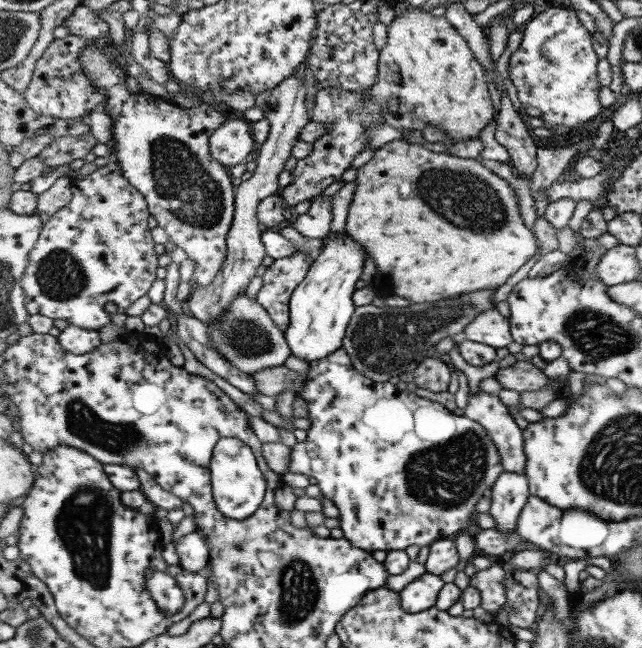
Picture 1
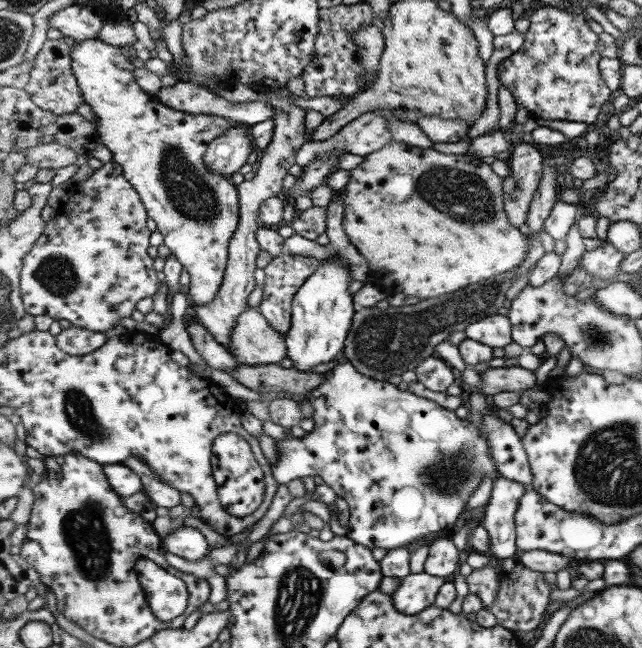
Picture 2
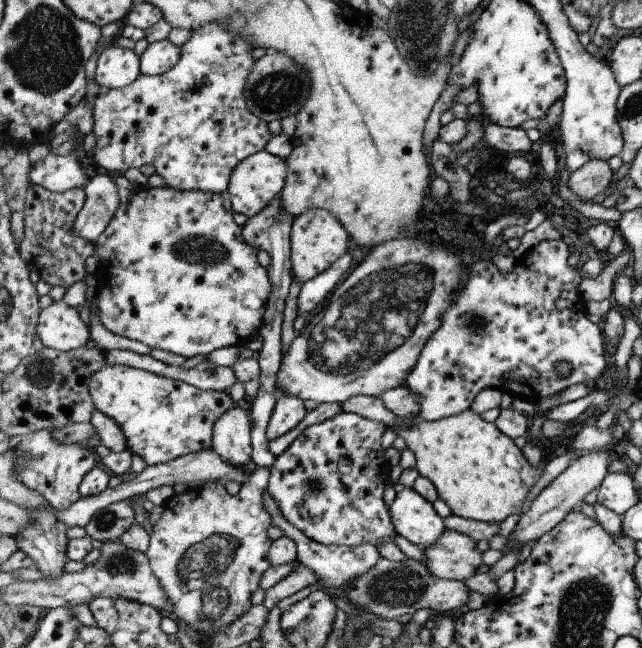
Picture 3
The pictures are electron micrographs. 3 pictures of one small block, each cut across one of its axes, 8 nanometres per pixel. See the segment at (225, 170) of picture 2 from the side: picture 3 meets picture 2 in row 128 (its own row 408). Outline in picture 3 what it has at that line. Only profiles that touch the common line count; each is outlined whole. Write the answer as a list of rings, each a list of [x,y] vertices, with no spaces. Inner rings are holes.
[[[235,406],[227,410],[225,416],[219,418],[215,424],[213,434],[214,447],[222,460],[233,464],[233,466],[243,466],[251,470],[253,468],[253,446],[252,446],[252,418],[249,412],[241,406]]]

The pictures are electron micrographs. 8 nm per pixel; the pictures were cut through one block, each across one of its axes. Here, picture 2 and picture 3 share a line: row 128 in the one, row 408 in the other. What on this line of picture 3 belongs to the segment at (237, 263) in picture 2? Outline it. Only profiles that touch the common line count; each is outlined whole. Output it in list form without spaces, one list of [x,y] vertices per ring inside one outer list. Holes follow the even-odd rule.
[[[279,393],[275,411],[267,428],[267,437],[270,441],[281,438],[295,430],[305,418],[307,408],[301,398],[295,398],[291,394]]]

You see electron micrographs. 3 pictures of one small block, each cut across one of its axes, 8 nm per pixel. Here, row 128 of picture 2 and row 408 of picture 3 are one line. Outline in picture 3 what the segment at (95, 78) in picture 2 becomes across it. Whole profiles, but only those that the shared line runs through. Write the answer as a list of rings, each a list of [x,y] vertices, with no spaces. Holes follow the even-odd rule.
[[[106,363],[89,380],[95,406],[113,418],[125,434],[128,449],[147,465],[159,465],[214,447],[215,424],[236,402],[225,392],[201,390],[187,382],[163,378],[133,366]]]

